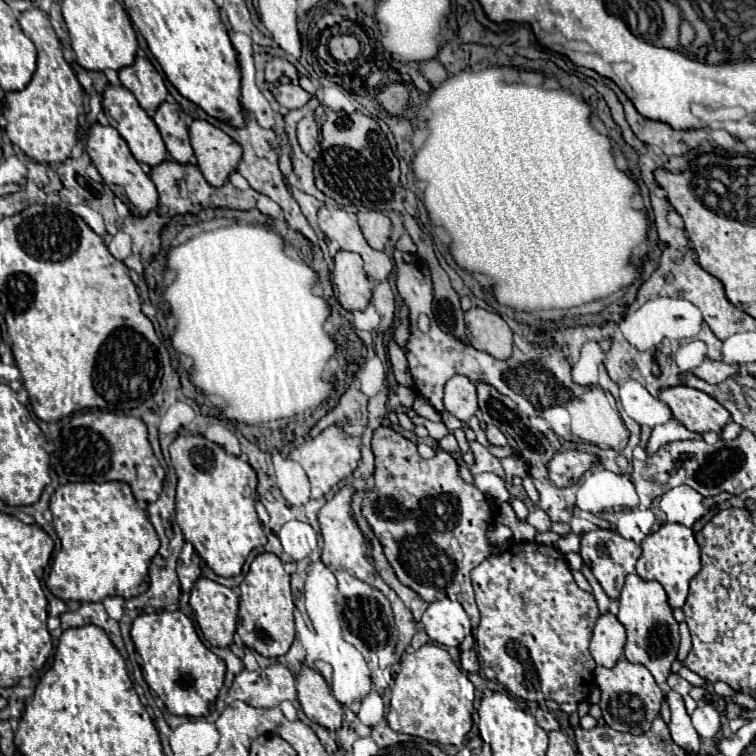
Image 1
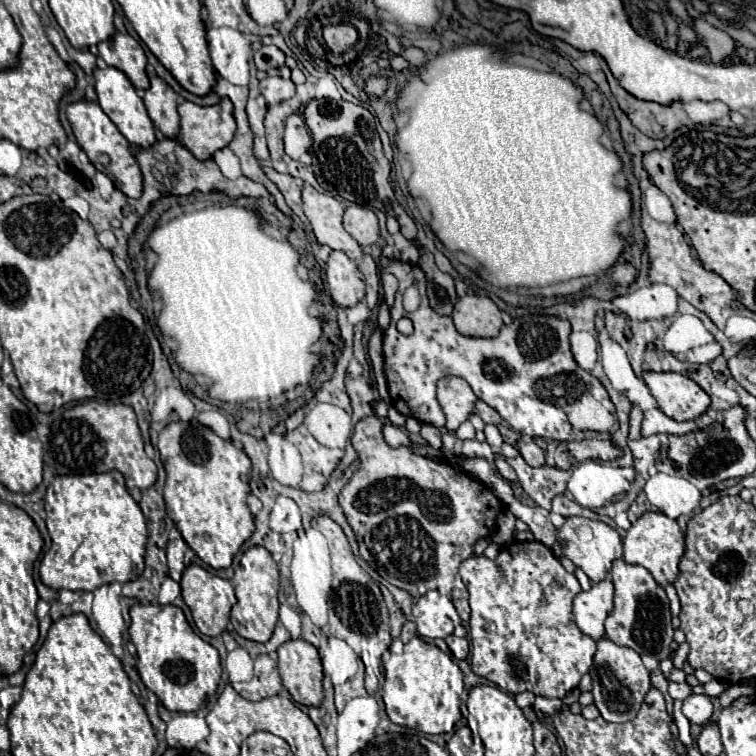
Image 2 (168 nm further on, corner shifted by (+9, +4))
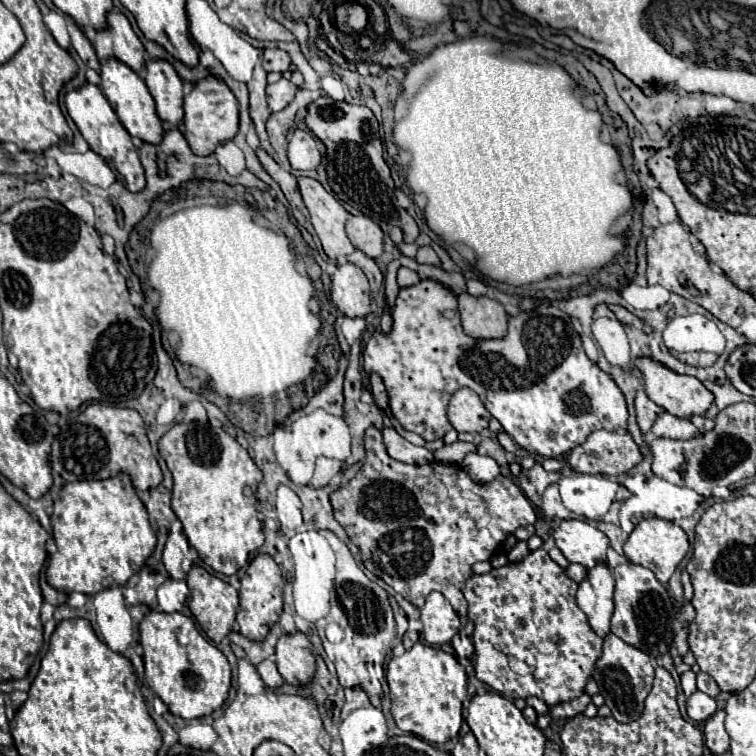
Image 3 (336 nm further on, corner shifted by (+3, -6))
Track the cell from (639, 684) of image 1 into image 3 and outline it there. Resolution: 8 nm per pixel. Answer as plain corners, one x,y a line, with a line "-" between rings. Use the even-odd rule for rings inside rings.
608,633
604,637
602,657
596,661
594,681
598,683
600,695
604,697
606,707
612,711
612,717
618,719
618,723
632,723
634,719
640,719
644,711
644,701
654,681
654,665
646,653

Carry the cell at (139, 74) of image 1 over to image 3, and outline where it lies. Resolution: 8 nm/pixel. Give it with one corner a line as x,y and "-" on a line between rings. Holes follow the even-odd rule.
108,13
108,27
96,33
94,45
98,59
118,59
126,63
132,71
140,73
146,65
146,51
136,33
130,27
130,21
122,13

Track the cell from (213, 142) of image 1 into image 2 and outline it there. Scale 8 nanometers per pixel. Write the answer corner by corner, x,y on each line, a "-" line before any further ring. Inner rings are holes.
222,97
216,105
210,107
202,107
190,101
184,101
178,105
178,113
182,117
180,121
180,133
178,140
182,141
182,145
196,157
196,159
208,159
214,155
214,151
226,147
232,141
232,133
236,131
236,121
234,121
234,109
232,109
232,101
228,101
228,97

